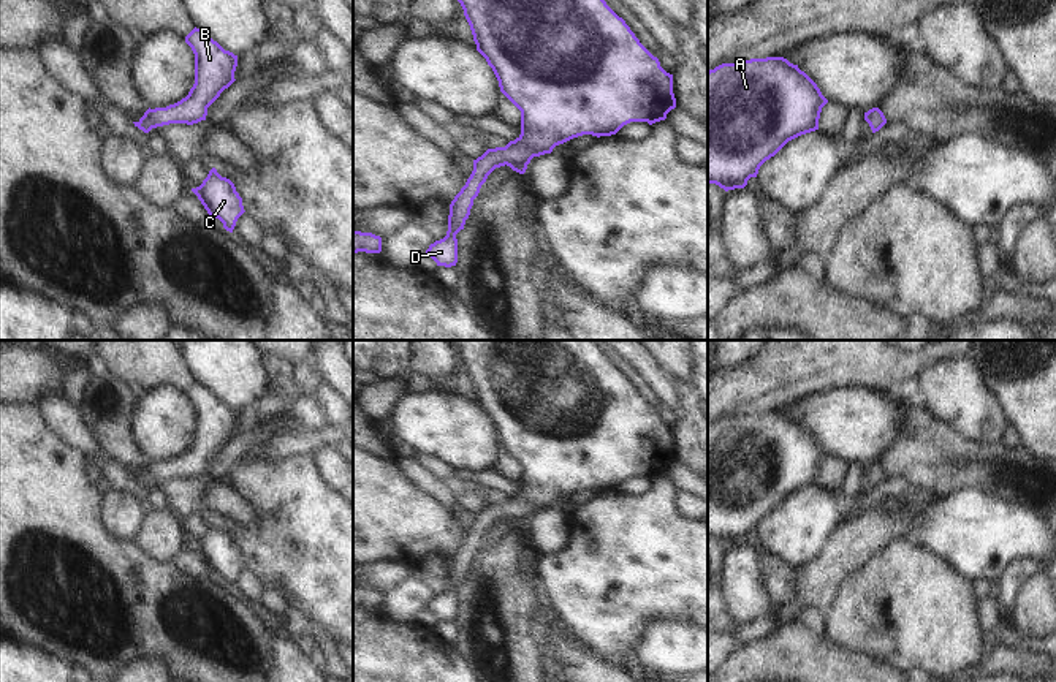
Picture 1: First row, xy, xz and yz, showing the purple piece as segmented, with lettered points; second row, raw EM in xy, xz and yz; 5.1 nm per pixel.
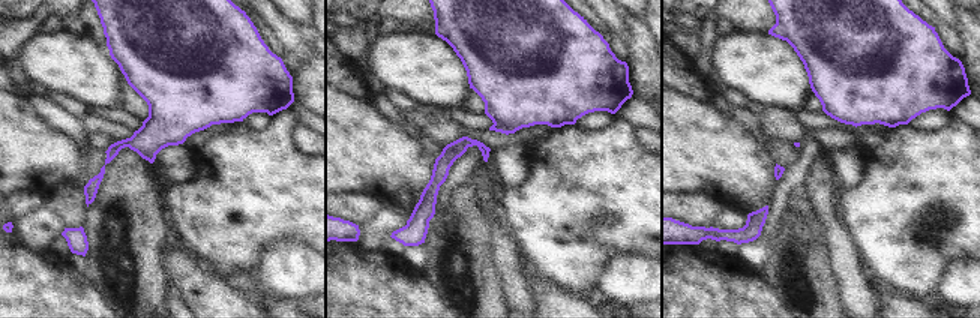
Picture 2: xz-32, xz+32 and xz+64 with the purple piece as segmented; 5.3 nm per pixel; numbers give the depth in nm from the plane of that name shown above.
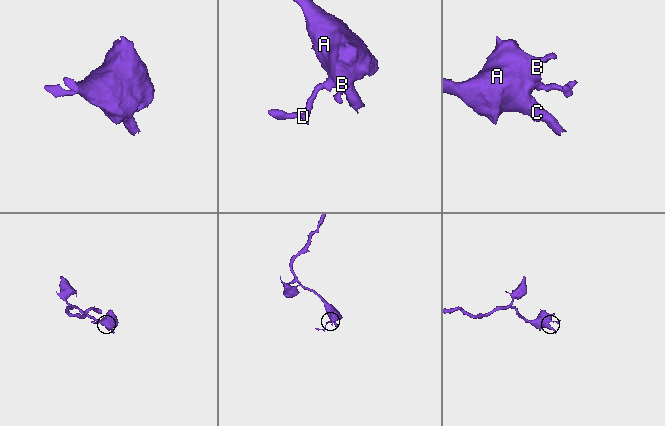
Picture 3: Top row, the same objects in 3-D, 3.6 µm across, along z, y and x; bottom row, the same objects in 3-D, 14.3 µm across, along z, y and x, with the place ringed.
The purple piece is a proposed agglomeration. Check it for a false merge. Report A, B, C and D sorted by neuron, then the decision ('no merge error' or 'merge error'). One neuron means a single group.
A B C D | no merge error

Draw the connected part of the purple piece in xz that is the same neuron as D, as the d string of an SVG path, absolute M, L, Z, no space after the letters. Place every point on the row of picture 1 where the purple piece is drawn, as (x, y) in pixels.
M458 0L470 25L477 51L492 68L500 92L521 111L521 135L505 147L488 149L473 160L473 171L450 204L448 231L429 245L426 253L437 266L451 267L458 263L456 234L464 229L473 199L488 176L500 166L524 174L534 157L551 153L559 144L583 135L611 136L630 122L649 125L665 120L676 108L673 74L667 73L635 36L622 17L605 0Z

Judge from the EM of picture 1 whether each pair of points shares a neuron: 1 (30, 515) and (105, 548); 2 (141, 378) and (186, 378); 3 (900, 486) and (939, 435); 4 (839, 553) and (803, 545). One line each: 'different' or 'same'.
1: same
2: same
3: different
4: different

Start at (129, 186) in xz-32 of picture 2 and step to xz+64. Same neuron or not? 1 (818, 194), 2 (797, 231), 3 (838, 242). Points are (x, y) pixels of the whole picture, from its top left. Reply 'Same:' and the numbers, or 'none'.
Same: 2

